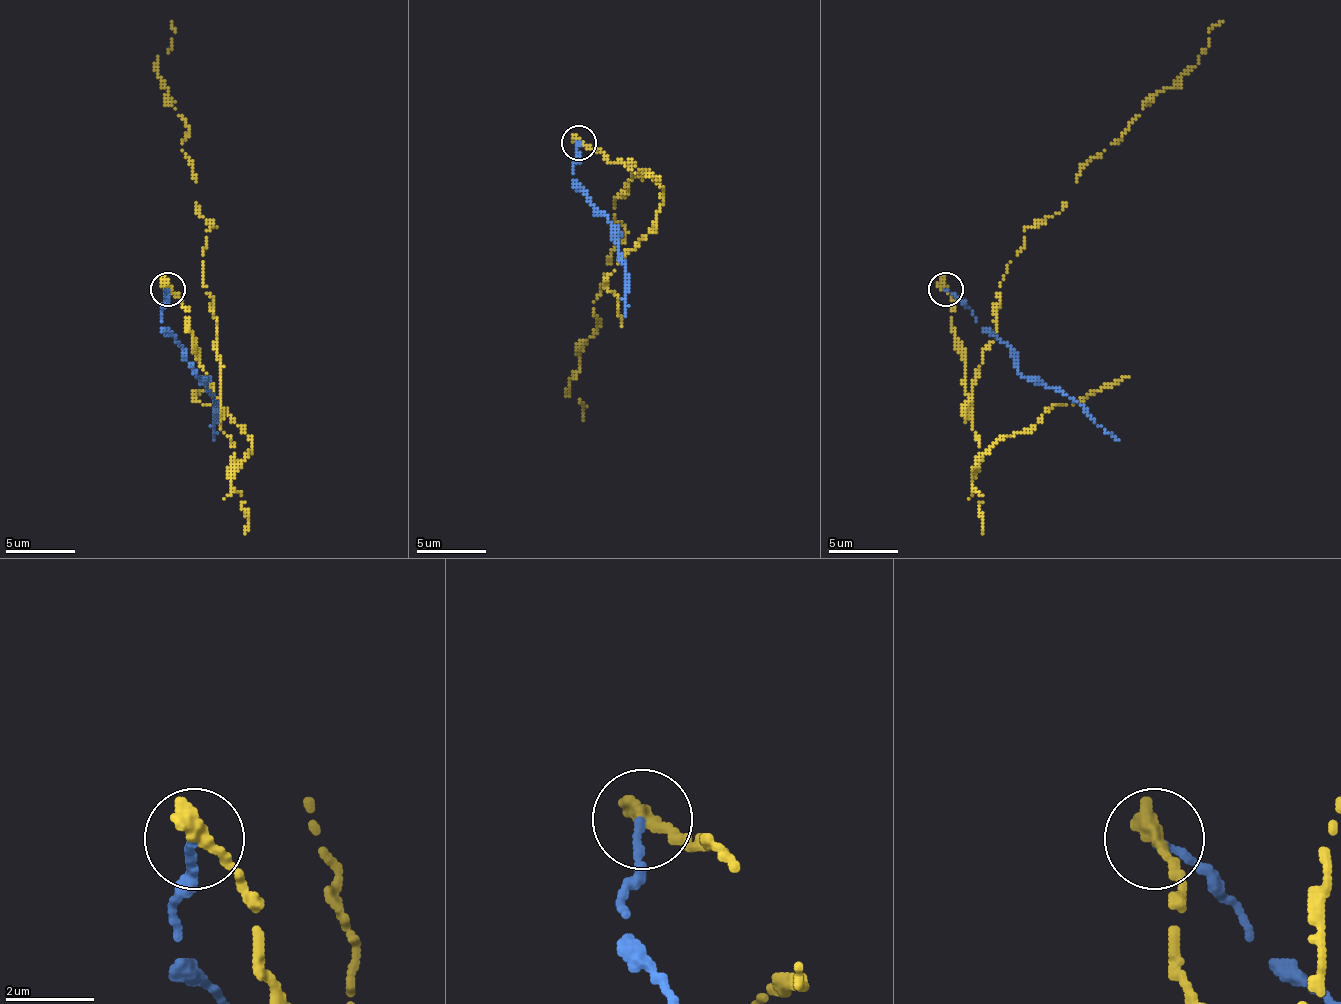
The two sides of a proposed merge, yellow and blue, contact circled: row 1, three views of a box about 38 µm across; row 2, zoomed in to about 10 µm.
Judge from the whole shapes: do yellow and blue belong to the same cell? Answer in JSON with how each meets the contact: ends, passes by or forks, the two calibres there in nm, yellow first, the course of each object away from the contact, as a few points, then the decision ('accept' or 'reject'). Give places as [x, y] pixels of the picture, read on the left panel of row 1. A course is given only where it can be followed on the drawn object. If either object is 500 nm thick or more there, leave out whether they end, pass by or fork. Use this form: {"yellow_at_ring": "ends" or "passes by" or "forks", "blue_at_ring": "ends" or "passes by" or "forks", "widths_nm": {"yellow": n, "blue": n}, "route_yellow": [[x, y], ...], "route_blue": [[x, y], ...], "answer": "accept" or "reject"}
{"yellow_at_ring": "ends", "blue_at_ring": "ends", "widths_nm": {"yellow": 440, "blue": 190}, "route_yellow": [[168, 290], [217, 398], [203, 283], [213, 227], [182, 151], [189, 126], [158, 74], [172, 22]], "route_blue": [[168, 290], [161, 328], [182, 349], [213, 398], [213, 440]], "answer": "reject"}

